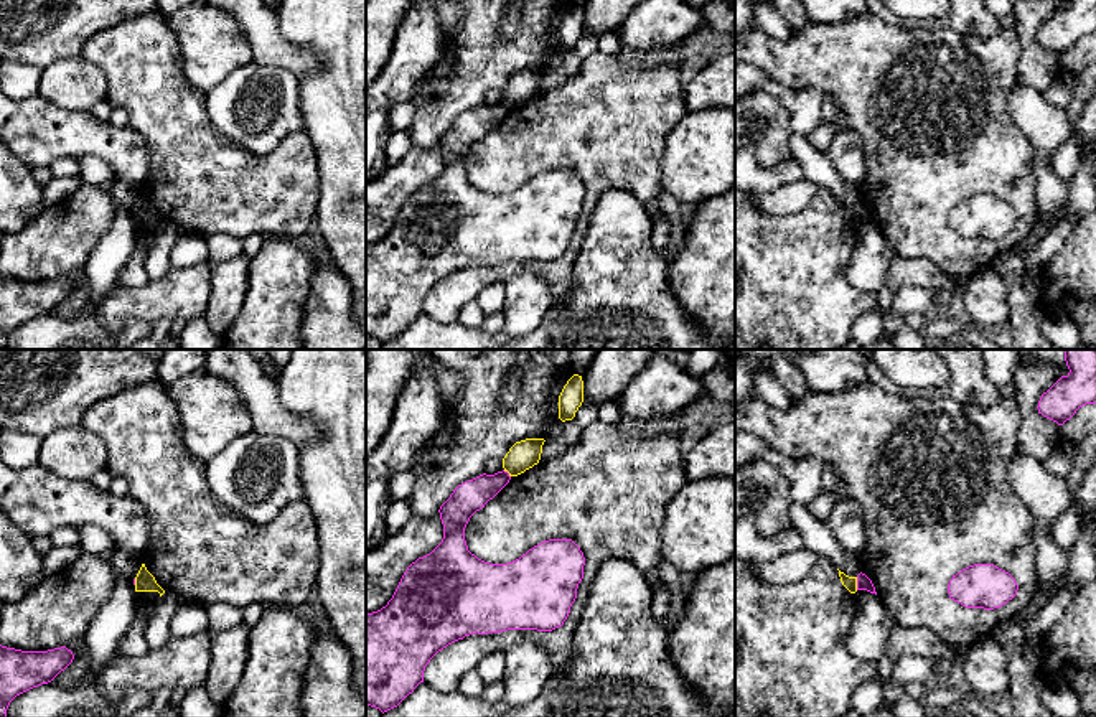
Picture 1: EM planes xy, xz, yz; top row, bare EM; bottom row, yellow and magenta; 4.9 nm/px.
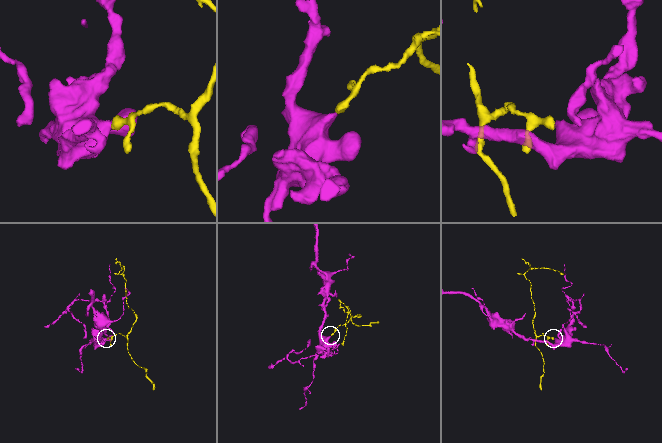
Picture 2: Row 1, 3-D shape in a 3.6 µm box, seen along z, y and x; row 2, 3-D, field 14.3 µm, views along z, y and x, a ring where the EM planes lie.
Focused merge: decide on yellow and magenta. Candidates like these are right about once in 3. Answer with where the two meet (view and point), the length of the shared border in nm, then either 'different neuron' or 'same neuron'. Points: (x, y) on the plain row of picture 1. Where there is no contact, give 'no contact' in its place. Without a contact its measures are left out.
meets yellow in yz at (856, 215); contact 60 nm long; different neuron

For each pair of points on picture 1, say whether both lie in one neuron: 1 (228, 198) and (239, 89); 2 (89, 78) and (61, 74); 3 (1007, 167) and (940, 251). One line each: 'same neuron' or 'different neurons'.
1: different neurons
2: same neuron
3: same neuron

